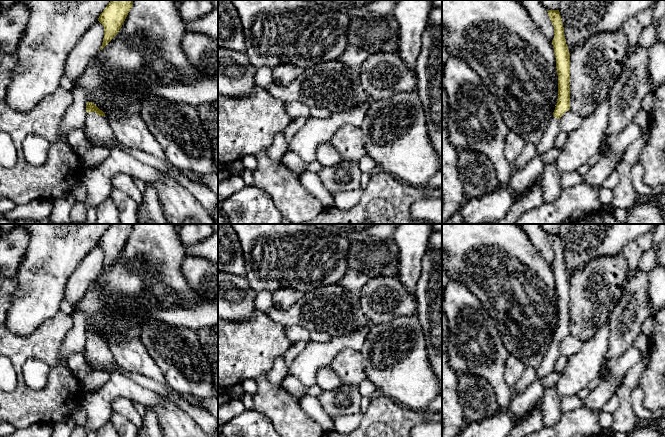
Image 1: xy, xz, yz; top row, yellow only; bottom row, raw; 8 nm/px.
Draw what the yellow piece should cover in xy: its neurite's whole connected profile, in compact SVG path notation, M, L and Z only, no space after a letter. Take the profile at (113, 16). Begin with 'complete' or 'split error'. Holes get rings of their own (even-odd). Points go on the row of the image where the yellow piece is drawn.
complete | M111 0L98 21L104 26L102 50L119 32L133 5L133 0Z

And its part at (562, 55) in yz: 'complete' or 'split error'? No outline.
split error

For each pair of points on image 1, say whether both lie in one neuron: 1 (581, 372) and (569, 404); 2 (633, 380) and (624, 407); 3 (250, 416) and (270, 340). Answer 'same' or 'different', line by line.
1: different
2: same
3: different

